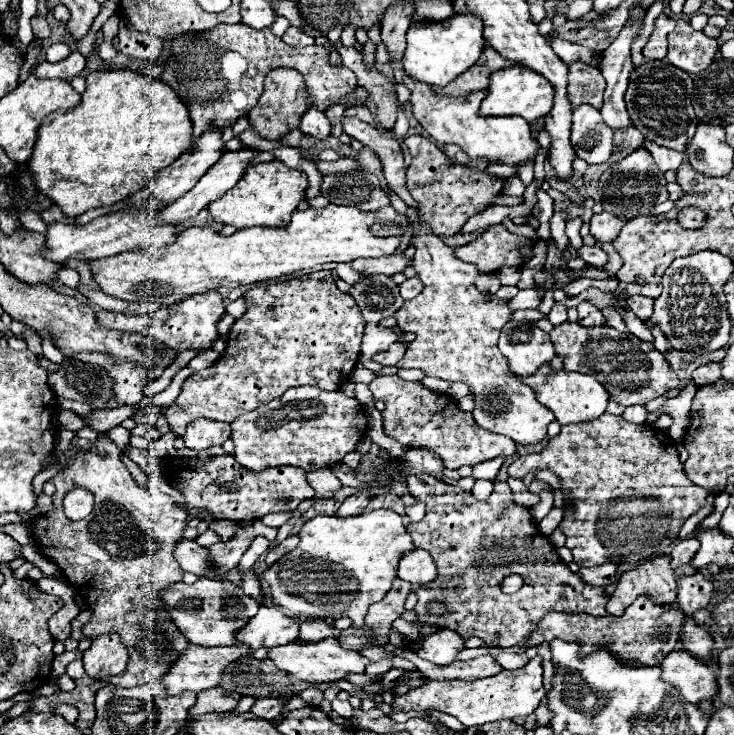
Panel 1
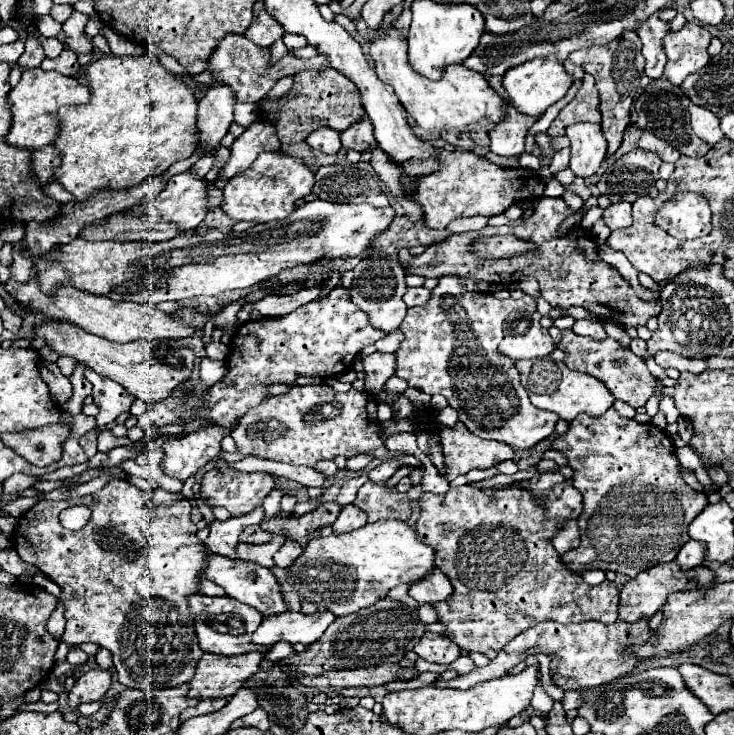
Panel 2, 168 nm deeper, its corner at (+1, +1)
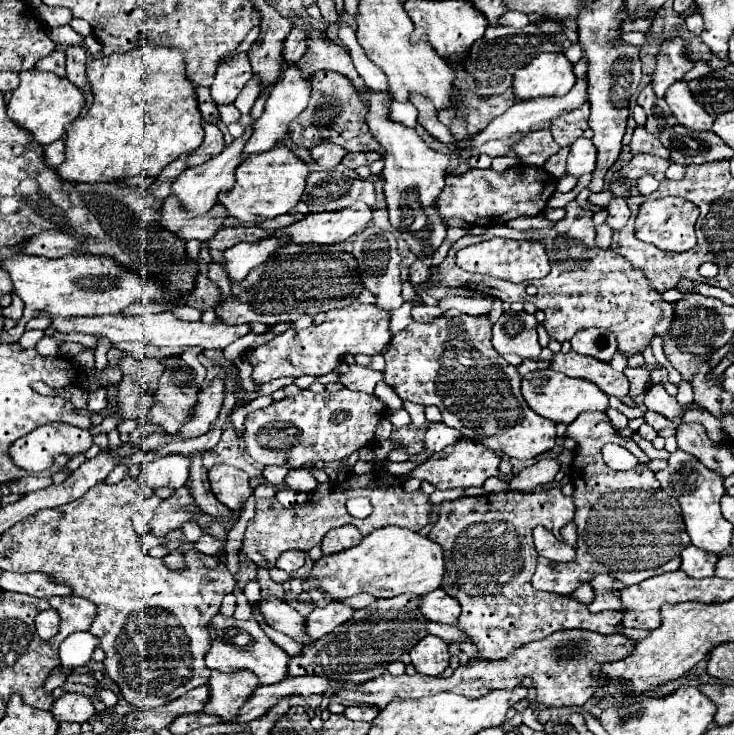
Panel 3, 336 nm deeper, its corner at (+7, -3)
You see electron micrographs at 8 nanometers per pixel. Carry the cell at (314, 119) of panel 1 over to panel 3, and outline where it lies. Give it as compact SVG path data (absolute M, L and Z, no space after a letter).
M324 141L324 143L316 145L314 149L310 149L310 153L312 153L312 159L314 159L320 167L324 167L326 171L334 169L334 167L346 157L344 147L336 147L336 145L330 143L330 141Z

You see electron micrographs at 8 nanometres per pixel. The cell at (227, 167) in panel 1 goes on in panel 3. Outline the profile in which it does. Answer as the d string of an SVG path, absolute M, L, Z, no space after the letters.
M288 65L288 69L282 73L282 77L276 81L268 101L266 101L266 107L264 107L264 115L254 123L254 133L252 137L248 139L246 147L244 147L244 155L248 153L262 153L262 151L268 151L270 147L274 147L286 133L288 133L288 125L290 121L300 115L304 111L304 107L308 105L308 99L310 99L310 81L312 81L312 75L306 75L302 73L296 65Z

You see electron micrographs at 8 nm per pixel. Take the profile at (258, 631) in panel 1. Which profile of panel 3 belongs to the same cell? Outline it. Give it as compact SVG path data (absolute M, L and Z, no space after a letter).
M330 603L326 607L316 607L306 621L306 631L312 639L320 639L328 633L334 631L334 627L338 627L340 623L348 621L352 617L354 609L350 605L344 603Z

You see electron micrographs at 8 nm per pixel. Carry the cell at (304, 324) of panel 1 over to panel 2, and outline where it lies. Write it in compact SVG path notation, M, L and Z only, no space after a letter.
M342 287L332 289L328 297L310 301L288 315L246 321L236 327L236 333L230 339L230 353L226 357L228 373L222 381L202 391L200 401L196 407L190 407L188 413L194 413L196 419L214 421L216 425L230 429L248 409L270 397L268 391L272 385L292 385L300 375L322 379L338 377L352 367L356 355L366 345L372 345L382 337L384 333L370 327L364 311L350 301Z

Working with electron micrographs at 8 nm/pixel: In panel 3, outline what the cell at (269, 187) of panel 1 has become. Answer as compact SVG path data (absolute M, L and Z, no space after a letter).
M276 143L276 147L266 153L248 155L248 159L236 169L236 185L228 193L220 195L220 203L240 223L256 225L266 219L274 219L296 207L304 193L308 173L308 165L304 161L300 161L284 143Z

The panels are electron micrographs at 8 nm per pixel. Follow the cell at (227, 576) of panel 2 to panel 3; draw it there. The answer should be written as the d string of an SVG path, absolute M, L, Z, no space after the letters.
M268 599L268 601L262 601L258 607L264 613L266 623L272 629L292 637L300 645L314 643L312 639L308 639L308 635L304 635L304 619L306 617L300 615L296 609L292 609L288 603L278 601L278 599Z

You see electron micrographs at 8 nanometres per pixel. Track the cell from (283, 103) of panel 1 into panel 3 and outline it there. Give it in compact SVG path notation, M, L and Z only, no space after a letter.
M318 71L312 79L312 97L310 107L316 109L316 145L322 141L332 141L346 151L380 151L376 147L376 139L372 139L366 115L368 115L368 103L364 103L364 95L356 93L352 83L334 71Z

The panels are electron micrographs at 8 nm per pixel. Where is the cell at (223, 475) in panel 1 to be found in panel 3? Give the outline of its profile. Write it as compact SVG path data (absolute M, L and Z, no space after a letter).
M214 465L208 475L216 499L232 511L236 511L240 503L252 495L252 489L248 485L250 477L242 469L230 465Z

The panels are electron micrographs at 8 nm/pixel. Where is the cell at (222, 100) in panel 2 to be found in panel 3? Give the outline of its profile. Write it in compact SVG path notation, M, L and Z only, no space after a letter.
M248 51L244 53L232 53L230 59L220 63L214 85L210 87L212 99L216 105L226 105L234 103L234 99L240 95L248 79L252 77L252 67L248 59Z

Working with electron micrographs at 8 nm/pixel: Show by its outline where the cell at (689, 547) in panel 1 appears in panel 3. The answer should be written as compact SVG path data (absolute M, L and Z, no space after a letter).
M686 547L682 551L682 571L690 577L712 577L718 555L708 555L708 551L700 551L698 547Z

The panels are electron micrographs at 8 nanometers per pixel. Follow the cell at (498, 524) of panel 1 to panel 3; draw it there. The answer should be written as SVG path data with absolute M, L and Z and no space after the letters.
M560 489L538 491L538 493L522 493L522 491L502 491L490 493L488 497L462 497L452 503L442 505L442 513L438 515L436 525L430 531L432 541L442 545L446 573L442 589L460 601L462 613L458 619L458 629L462 629L472 643L480 649L480 657L488 661L504 659L514 649L538 641L560 629L588 629L602 635L614 633L614 627L622 621L622 613L618 611L602 611L590 613L588 607L580 601L574 601L566 595L536 591L530 583L534 567L536 567L536 549L532 547L532 529L536 525L544 525L548 531L560 531L574 517L572 497L566 497Z

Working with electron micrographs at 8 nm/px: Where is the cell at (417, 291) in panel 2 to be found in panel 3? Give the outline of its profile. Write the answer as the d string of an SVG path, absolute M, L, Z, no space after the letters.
M414 305L412 307L412 317L414 321L420 321L420 323L430 323L432 319L444 315L444 311L440 307L430 307L430 305Z

